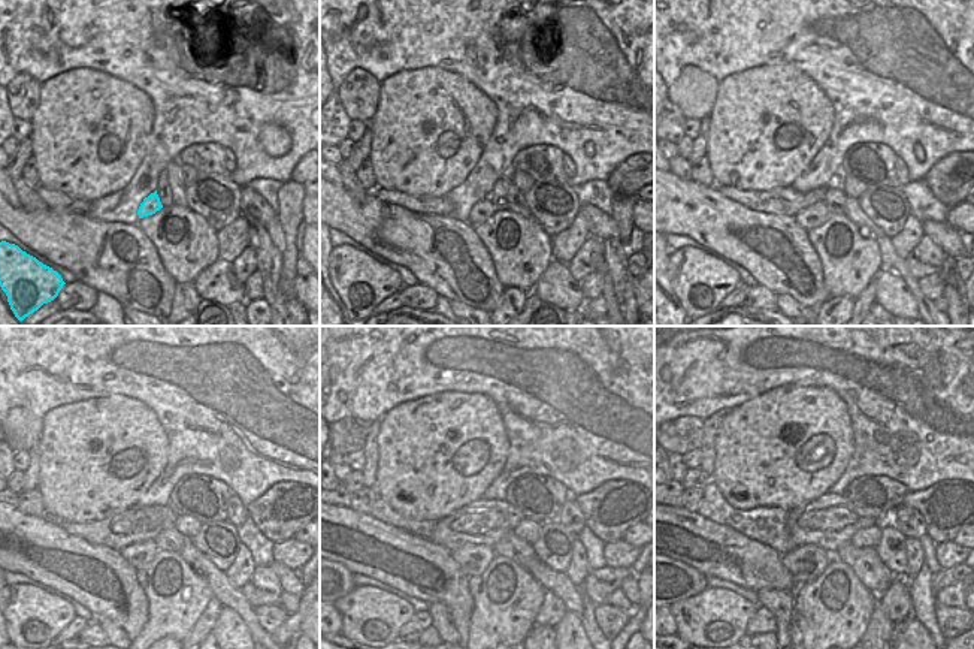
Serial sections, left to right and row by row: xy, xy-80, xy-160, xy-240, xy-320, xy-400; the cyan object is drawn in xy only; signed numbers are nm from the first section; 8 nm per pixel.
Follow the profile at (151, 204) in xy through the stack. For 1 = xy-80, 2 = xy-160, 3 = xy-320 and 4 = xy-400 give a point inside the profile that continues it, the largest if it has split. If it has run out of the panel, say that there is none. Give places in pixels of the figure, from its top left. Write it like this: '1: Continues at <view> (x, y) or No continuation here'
1: Continues at xy-80 (484, 210)
2: Continues at xy-160 (814, 216)
3: Continues at xy-320 (472, 558)
4: Continues at xy-400 (805, 563)

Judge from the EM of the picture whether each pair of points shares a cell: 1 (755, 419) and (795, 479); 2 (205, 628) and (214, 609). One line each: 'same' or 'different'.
1: same
2: same

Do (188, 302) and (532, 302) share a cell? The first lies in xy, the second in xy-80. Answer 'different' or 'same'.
different

